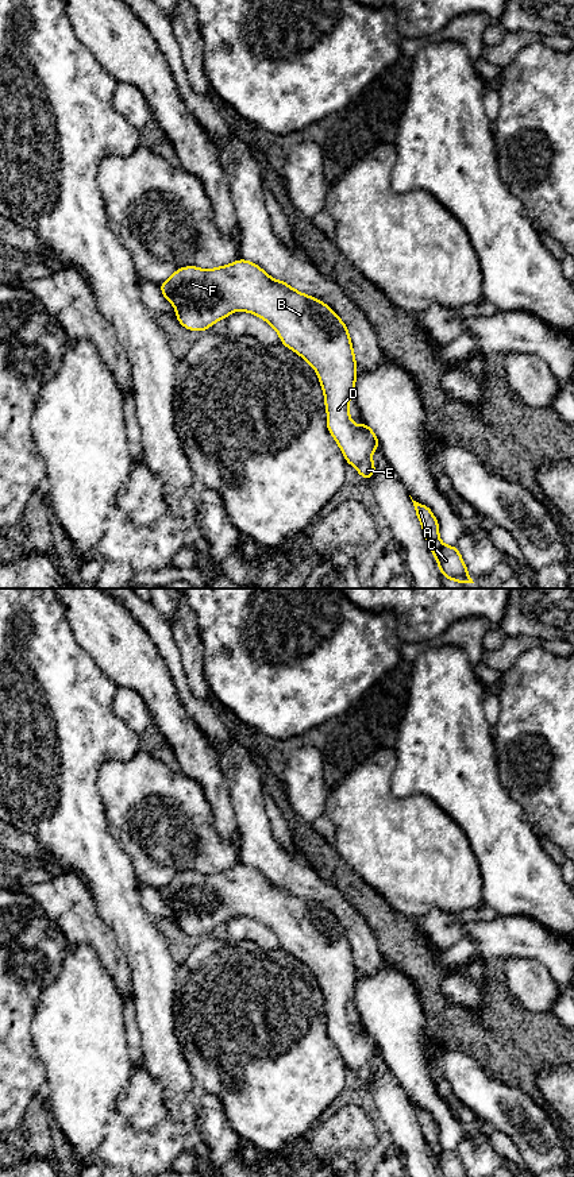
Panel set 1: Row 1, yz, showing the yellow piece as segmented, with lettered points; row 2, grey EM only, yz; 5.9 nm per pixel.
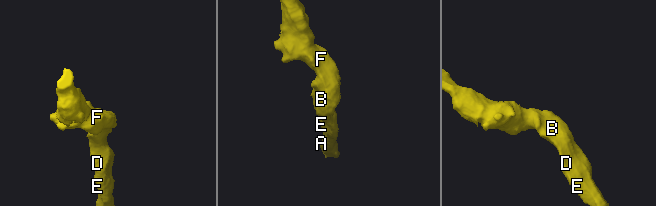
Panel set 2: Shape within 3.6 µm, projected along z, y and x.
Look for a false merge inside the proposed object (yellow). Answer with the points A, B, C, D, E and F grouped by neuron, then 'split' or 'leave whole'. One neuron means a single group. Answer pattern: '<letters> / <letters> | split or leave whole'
A B C D E F | leave whole

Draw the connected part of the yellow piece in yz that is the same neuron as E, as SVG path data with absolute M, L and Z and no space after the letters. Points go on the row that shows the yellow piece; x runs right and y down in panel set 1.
M243 258L211 270L180 267L166 282L159 283L159 289L176 308L176 319L189 331L204 332L234 310L249 312L267 321L277 331L282 344L304 358L317 373L324 391L327 429L340 447L347 464L354 466L365 481L374 476L371 454L381 448L377 435L365 420L357 427L348 413L350 397L355 397L358 367L353 343L346 324L327 304L297 292L284 281L273 279L258 265Z

